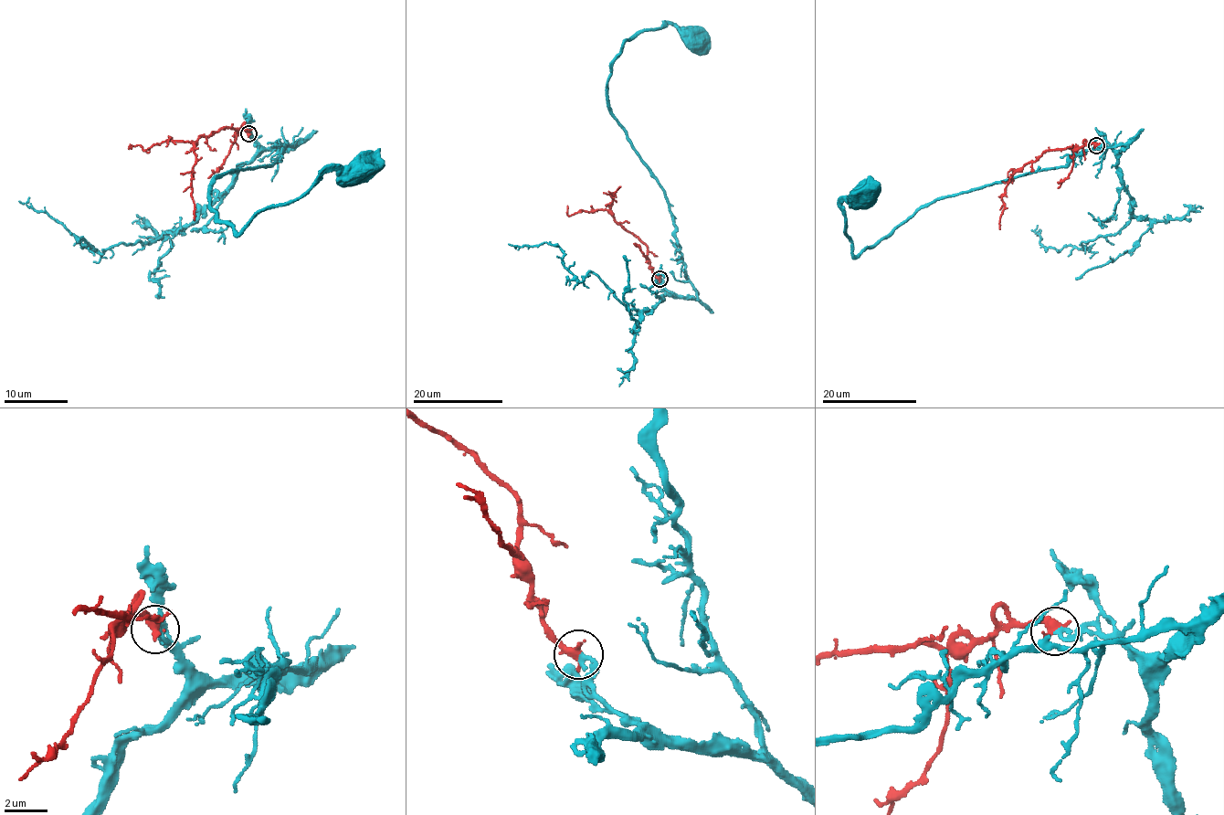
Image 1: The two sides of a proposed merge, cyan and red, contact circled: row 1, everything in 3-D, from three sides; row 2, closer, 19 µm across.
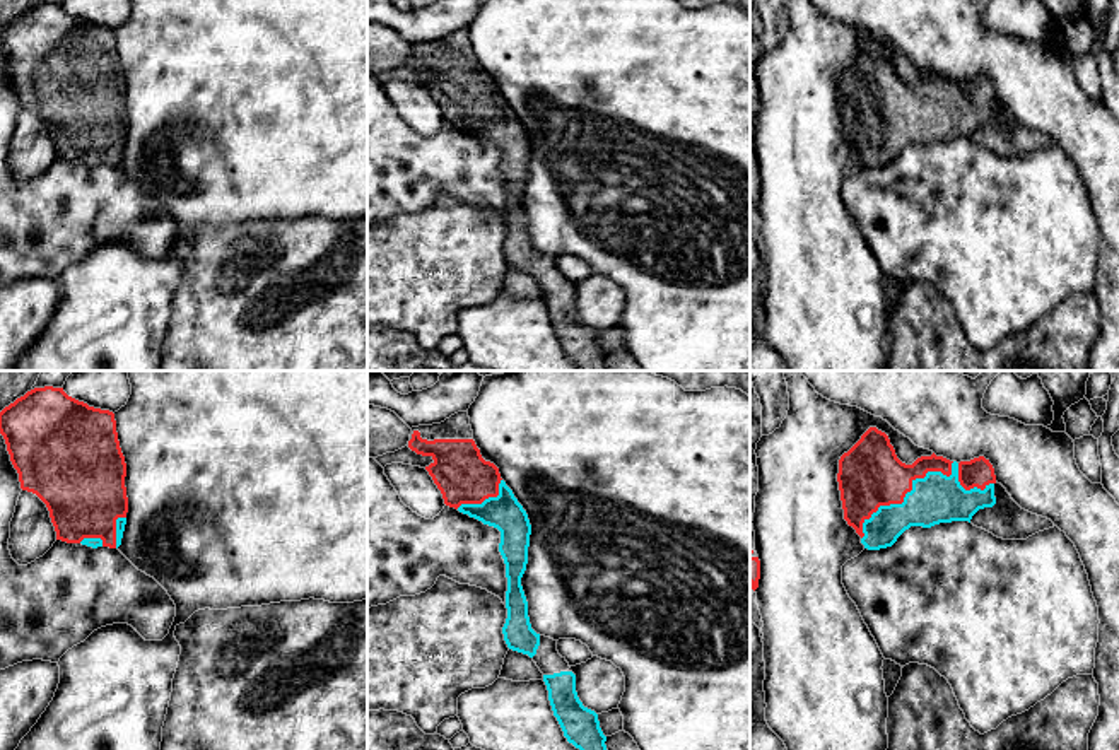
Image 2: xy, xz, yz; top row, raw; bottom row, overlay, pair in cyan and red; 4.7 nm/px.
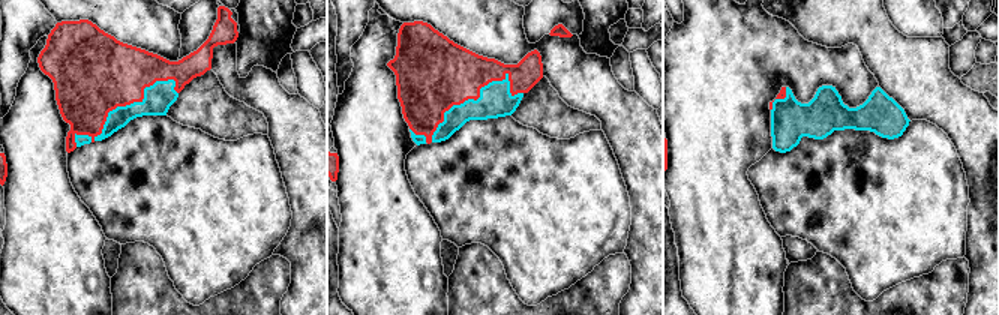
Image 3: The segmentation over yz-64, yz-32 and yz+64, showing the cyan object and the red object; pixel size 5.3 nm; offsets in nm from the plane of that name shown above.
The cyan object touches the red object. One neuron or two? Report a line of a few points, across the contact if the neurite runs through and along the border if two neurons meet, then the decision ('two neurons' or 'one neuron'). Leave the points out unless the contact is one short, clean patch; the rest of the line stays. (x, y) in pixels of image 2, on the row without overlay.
one neuron

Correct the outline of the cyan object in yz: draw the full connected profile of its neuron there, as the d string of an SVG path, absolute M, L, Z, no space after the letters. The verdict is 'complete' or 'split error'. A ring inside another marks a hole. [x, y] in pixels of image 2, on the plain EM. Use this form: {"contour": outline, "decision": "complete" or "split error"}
{"contour": "M870 44L841 73L837 99L844 137L856 147L868 167L892 164L911 144L931 145L952 138L970 140L979 126L996 121L996 92L984 73L957 80L933 70L905 82L897 75L888 53L876 44Z", "decision": "split error"}

